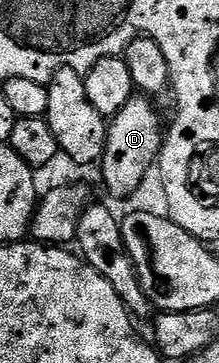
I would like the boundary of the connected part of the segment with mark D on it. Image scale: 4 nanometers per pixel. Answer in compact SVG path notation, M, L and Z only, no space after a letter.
M143 95L131 97L129 103L125 103L125 107L121 107L121 111L117 111L117 115L110 118L107 126L107 142L105 143L101 168L103 168L103 185L115 197L131 199L134 192L137 191L137 187L141 185L145 173L158 162L159 151L163 147L165 129L164 126L159 126L158 111L147 101L150 100Z

